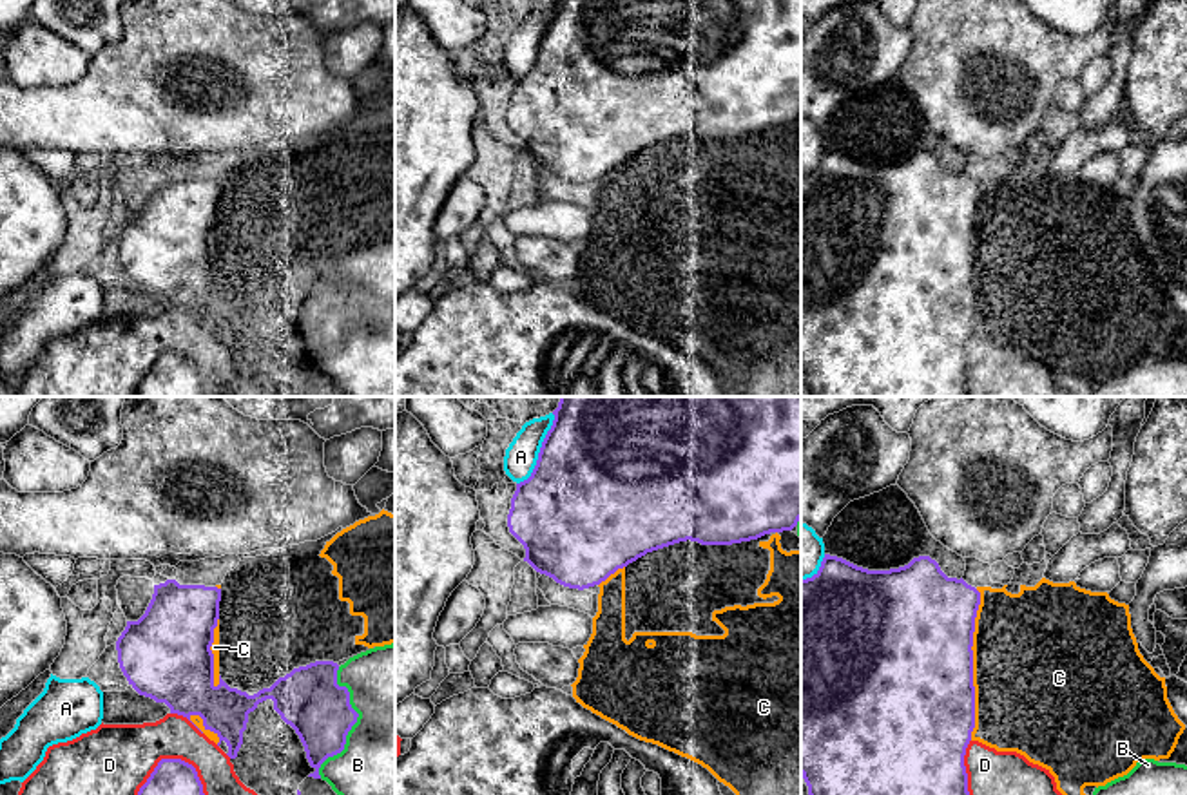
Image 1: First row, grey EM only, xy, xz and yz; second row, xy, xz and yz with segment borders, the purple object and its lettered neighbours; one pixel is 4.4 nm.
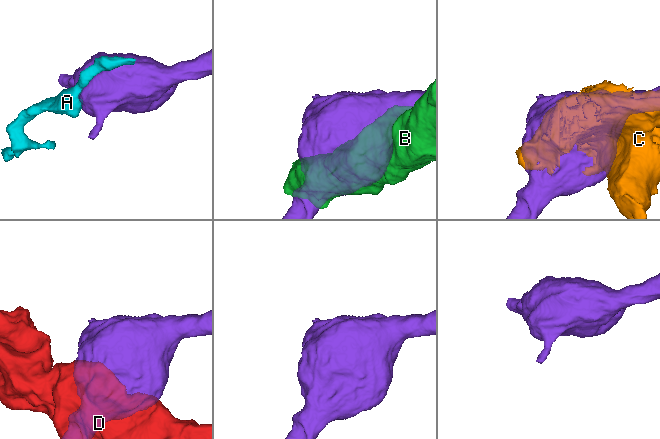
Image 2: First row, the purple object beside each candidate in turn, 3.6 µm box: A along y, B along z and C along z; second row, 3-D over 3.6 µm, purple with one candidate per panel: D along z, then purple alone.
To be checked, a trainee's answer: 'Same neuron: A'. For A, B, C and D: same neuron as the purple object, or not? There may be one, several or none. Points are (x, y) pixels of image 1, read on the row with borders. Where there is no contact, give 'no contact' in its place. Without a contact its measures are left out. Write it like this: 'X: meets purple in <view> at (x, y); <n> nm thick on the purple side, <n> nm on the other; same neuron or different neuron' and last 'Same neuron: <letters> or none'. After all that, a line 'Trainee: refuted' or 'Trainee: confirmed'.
A: meets purple in xz at (540, 451); 500 nm thick on the purple side, 140 nm on the other; different neuron
B: meets purple in xy at (356, 721); 280 nm thick on the purple side, 420 nm on the other; different neuron
C: meets purple in yz at (972, 665); 500 nm thick on the purple side, 500 nm on the other; different neuron
D: meets purple in xy at (174, 759); 160 nm thick on the purple side, 320 nm on the other; different neuron
Same neuron: none
Trainee: refuted

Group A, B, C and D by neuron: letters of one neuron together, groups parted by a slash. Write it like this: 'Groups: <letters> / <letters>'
Groups: A / B / C / D

